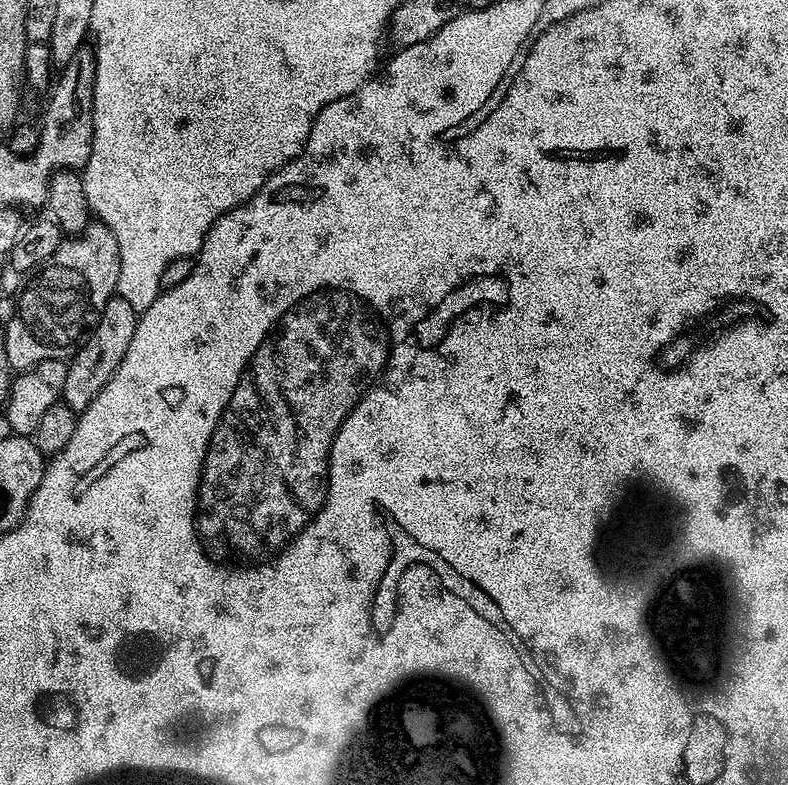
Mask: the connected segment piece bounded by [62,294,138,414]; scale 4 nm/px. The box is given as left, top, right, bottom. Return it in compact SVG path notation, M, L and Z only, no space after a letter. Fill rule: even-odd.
M119 294L112 296L110 302L106 302L106 306L102 310L102 318L88 333L83 343L71 353L71 355L73 354L72 360L67 361L68 373L62 400L70 410L77 414L85 412L94 402L94 398L98 398L102 386L106 386L106 382L110 382L110 378L114 374L114 370L118 370L122 358L126 358L126 350L130 350L130 341L134 338L137 319L136 308L130 306L130 302L126 302L126 298L122 298Z

